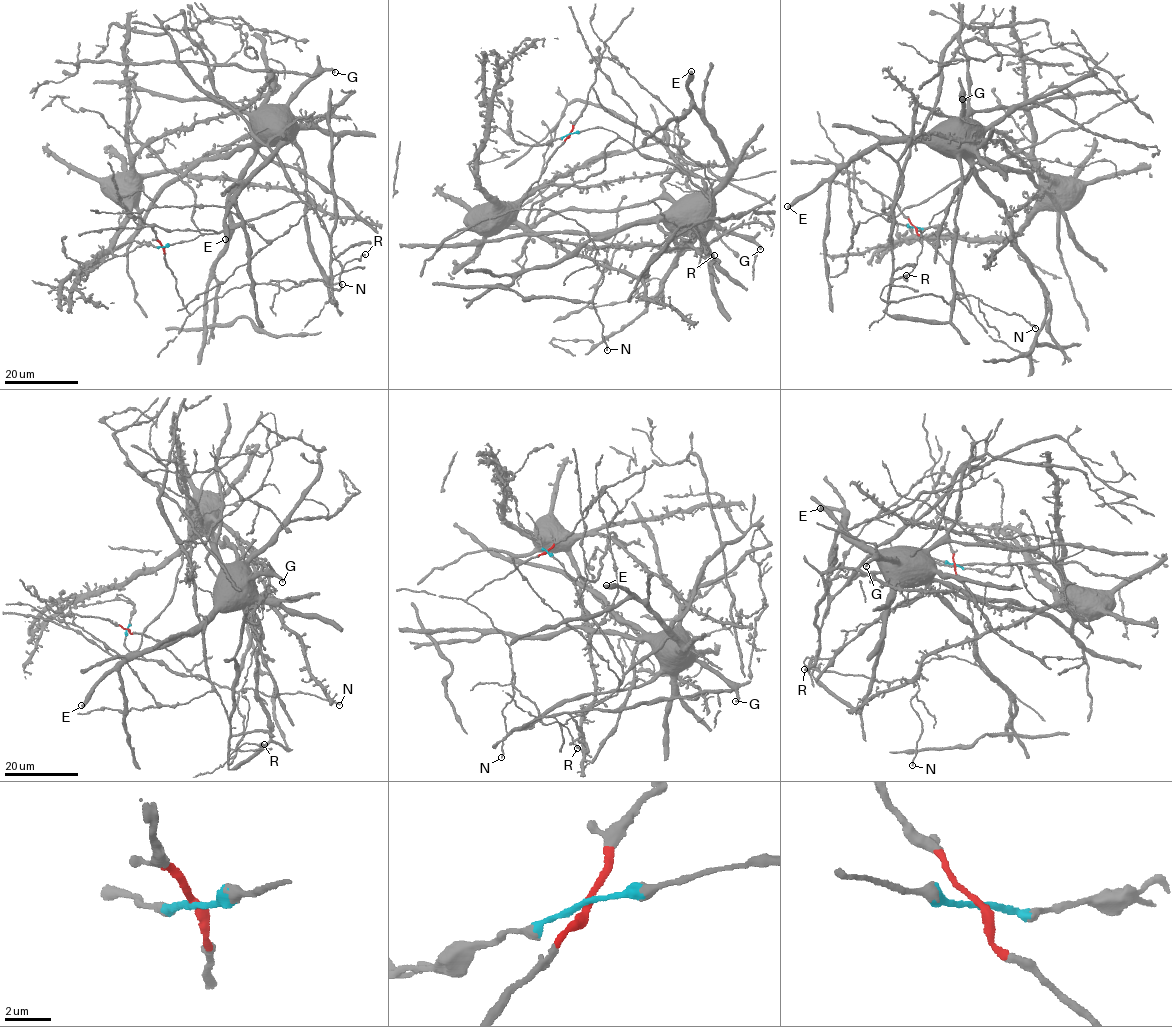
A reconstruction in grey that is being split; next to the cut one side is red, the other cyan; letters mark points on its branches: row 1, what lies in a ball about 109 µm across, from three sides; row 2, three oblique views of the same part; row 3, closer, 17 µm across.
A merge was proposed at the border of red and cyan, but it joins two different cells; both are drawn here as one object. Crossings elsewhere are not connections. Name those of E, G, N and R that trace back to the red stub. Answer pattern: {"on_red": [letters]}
{"on_red": ["N", "R"]}

